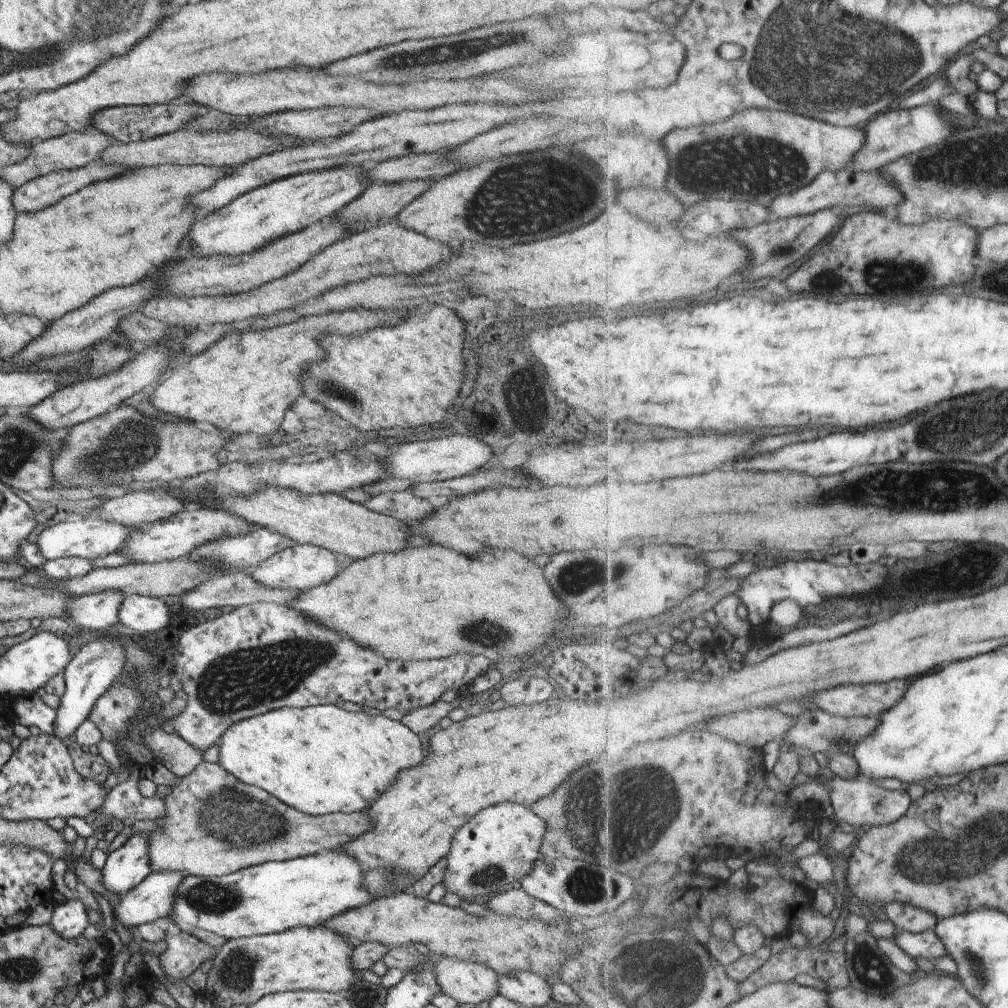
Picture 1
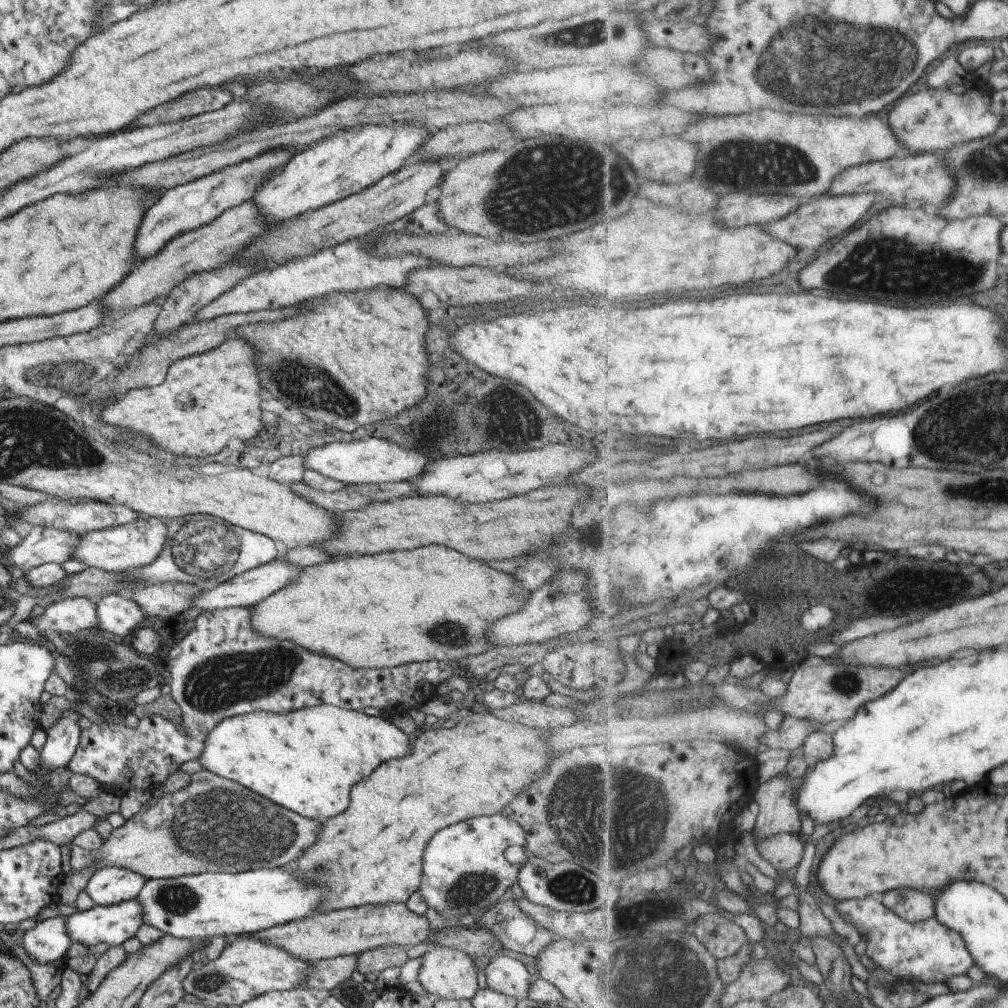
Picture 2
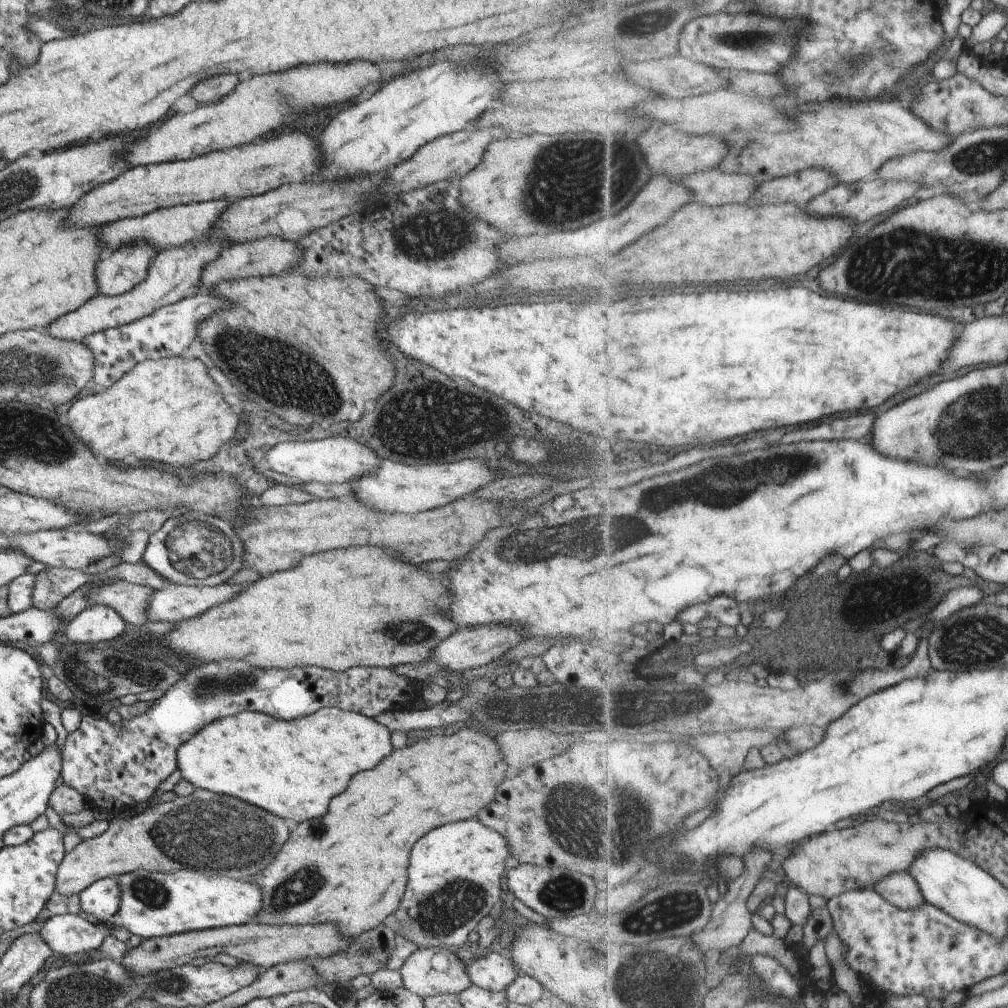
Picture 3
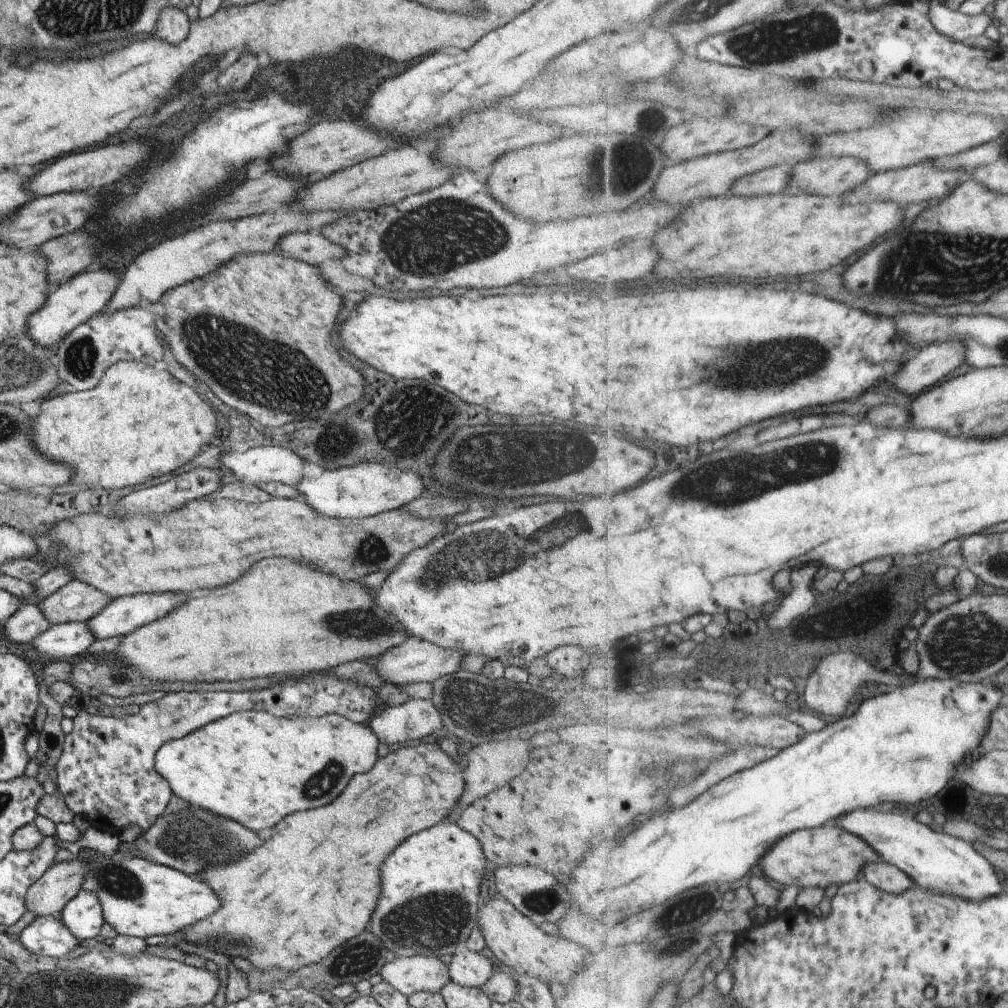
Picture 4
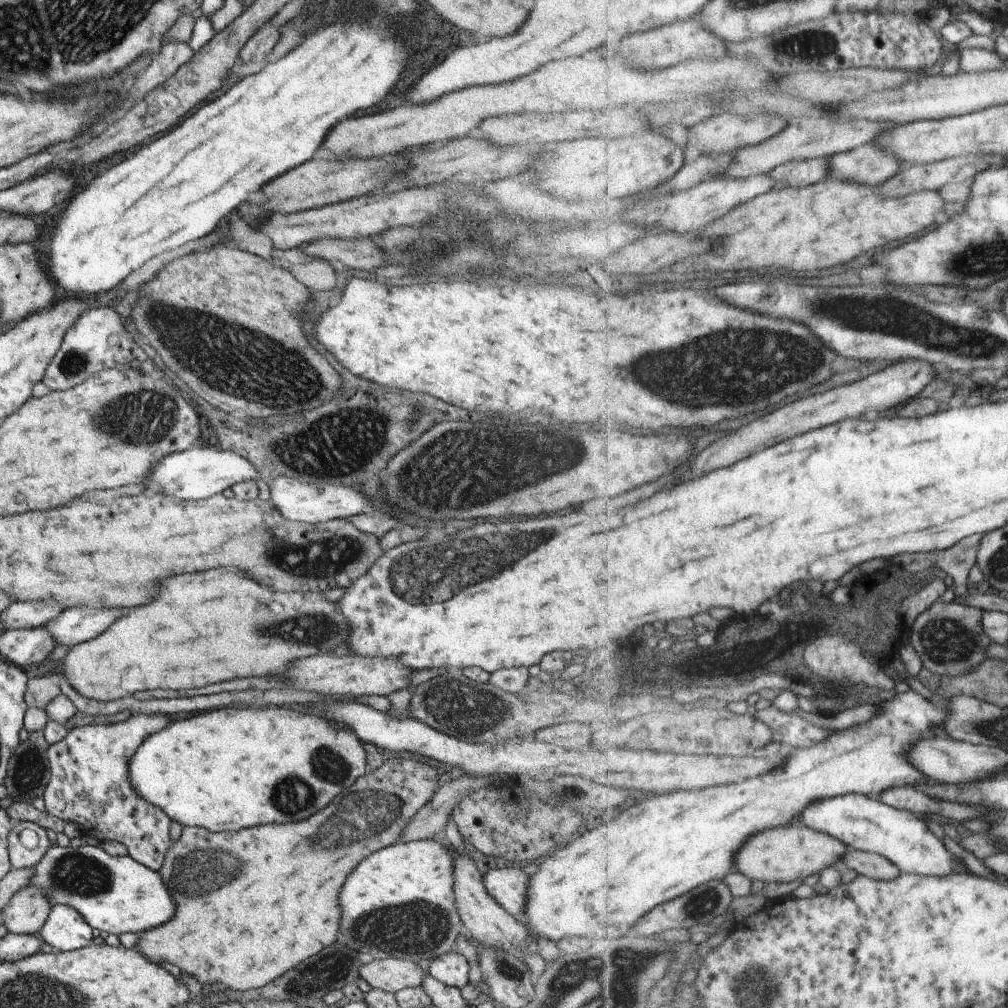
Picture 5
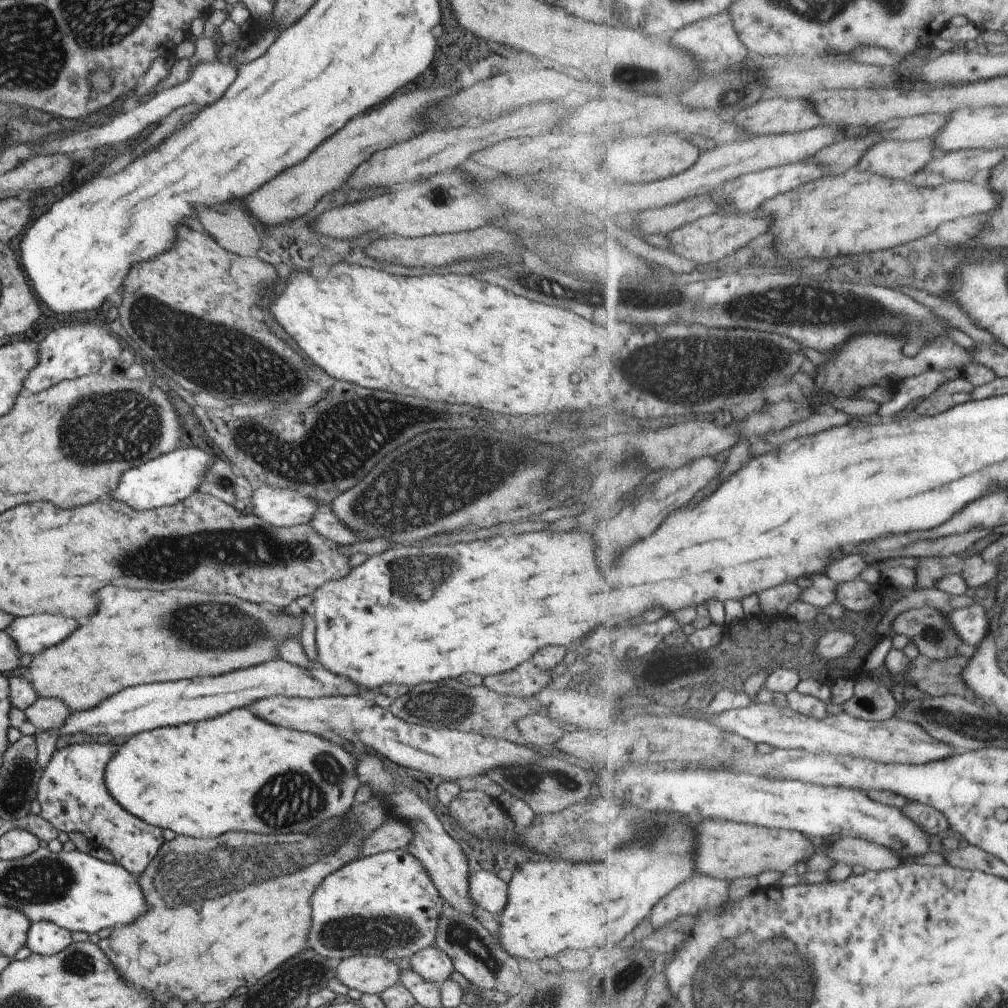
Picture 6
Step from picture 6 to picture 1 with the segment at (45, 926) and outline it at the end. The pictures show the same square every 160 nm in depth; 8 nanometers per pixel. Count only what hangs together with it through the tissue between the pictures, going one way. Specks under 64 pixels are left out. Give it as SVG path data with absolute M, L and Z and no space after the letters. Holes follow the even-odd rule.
M130 834L107 856L100 870L102 885L119 896L125 894L147 876L152 868L148 859L148 834Z

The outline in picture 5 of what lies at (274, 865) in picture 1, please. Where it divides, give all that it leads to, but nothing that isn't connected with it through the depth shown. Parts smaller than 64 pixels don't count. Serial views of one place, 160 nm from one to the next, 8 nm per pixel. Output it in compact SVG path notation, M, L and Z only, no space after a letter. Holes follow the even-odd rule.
M99 845L49 847L32 869L35 876L25 887L42 888L51 906L73 907L92 929L105 934L142 933L165 924L176 911L176 902L159 871L143 866L129 855L108 855Z

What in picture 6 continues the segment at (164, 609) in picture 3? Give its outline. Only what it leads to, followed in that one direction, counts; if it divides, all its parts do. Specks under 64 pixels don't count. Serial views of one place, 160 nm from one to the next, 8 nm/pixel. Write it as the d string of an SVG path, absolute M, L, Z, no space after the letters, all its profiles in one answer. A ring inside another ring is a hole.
M57 613L15 617L5 628L21 654L37 654L64 641L78 627L74 618Z

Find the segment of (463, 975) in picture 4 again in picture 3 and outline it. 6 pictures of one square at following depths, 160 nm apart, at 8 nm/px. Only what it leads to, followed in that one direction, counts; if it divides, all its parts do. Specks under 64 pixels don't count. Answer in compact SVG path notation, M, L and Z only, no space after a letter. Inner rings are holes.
M481 952L480 958L466 966L473 985L490 991L503 991L517 976L509 956L495 952Z

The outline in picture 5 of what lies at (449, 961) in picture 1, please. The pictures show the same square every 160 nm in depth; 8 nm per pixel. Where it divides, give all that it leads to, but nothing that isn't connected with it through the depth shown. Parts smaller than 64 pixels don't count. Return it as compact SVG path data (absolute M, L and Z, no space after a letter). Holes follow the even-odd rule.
M387 957L373 959L359 967L358 978L362 978L371 989L383 989L391 994L404 988L419 986L424 974L416 962Z

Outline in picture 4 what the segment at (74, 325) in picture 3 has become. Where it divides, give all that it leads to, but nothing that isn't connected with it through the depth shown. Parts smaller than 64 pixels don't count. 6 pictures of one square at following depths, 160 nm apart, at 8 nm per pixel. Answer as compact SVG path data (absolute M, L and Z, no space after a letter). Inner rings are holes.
M289 210L263 213L251 218L231 220L231 222L213 222L193 232L159 242L157 246L143 250L129 264L129 268L125 270L123 278L117 283L114 293L108 300L105 314L110 315L119 309L137 307L139 298L157 305L165 291L178 287L183 282L201 278L213 272L215 268L219 268L219 264L227 264L227 260L233 260L239 254L271 253L280 236L290 232L318 232L324 224L346 214L340 211L301 213Z

